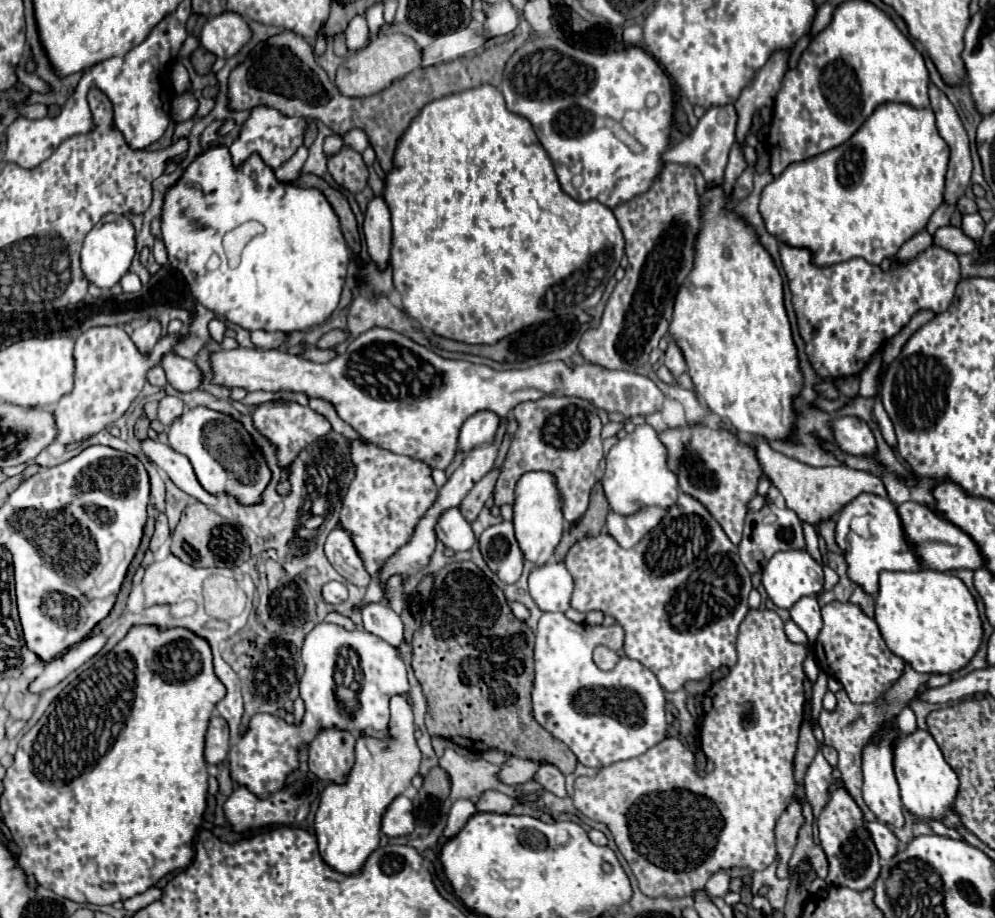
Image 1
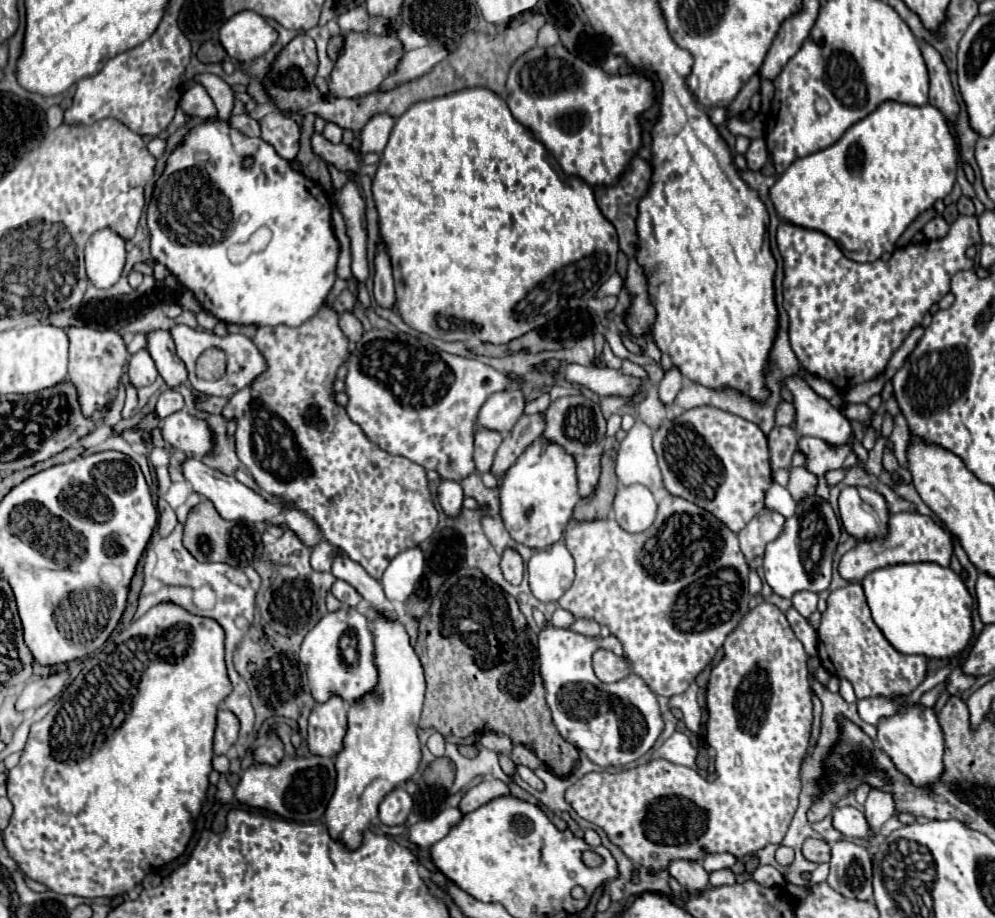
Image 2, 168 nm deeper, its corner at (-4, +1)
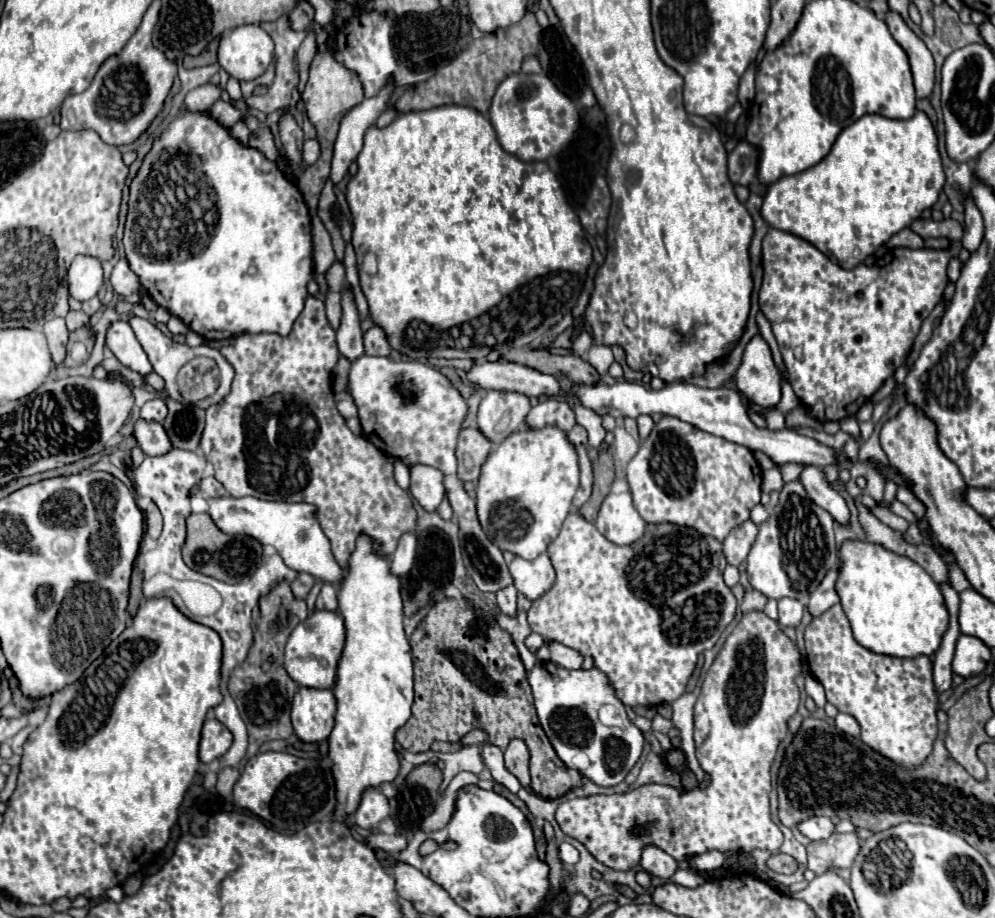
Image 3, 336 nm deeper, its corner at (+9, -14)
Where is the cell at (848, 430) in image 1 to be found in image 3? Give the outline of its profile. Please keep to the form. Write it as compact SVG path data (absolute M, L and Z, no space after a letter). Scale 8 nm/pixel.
M760 334L746 344L734 382L736 388L754 404L780 402L780 374L768 344Z

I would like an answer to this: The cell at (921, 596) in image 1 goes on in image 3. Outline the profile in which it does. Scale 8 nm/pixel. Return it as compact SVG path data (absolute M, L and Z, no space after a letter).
M846 540L838 550L838 580L836 580L836 594L840 596L842 610L850 620L854 638L868 650L898 658L912 658L912 656L932 656L942 642L942 636L948 628L948 610L944 604L944 596L938 584L926 574L922 566L914 560L900 556L882 544L874 544L868 540Z

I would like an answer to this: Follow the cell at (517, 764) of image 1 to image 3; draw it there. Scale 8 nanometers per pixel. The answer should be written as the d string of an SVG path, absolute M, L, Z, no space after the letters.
M512 740L508 748L504 750L504 764L506 768L520 780L524 788L530 786L530 774L528 774L528 748L522 740Z

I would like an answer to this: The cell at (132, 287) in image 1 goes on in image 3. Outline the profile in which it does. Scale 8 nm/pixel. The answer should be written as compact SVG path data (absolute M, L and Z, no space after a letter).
M118 260L118 264L114 266L114 270L110 274L110 284L124 298L128 298L132 292L136 292L140 288L136 274L130 270L126 260Z

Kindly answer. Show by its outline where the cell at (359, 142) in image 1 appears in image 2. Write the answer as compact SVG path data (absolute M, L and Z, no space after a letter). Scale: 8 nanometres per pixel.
M377 115L377 117L371 117L369 123L361 129L359 133L359 141L361 141L361 153L377 153L381 155L385 151L385 145L389 141L389 133L395 125L395 119L389 117L389 115Z

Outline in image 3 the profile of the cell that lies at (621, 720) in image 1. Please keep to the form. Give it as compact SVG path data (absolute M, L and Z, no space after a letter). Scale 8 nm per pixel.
M538 662L527 678L534 692L540 724L558 758L598 786L610 788L620 784L638 762L644 736L628 720L624 704L616 700L608 678L602 672L596 672L596 668L566 670L544 662Z

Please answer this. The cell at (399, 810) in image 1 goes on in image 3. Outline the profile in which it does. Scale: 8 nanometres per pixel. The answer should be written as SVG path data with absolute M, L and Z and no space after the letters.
M366 788L354 812L356 824L362 828L374 828L388 816L390 816L390 806L386 796L378 788Z

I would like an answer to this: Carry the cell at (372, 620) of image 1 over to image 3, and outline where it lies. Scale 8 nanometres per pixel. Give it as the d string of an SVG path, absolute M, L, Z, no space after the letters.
M254 496L244 498L214 498L210 500L210 516L224 534L246 534L260 540L264 546L276 548L284 558L284 564L296 572L308 572L314 578L330 584L340 582L342 568L334 560L330 540L320 528L316 518L316 506L308 502L268 502Z

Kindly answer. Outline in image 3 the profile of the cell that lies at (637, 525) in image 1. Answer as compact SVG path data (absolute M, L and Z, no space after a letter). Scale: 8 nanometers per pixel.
M610 492L596 516L596 528L614 544L626 546L644 534L646 522L636 512L630 492Z

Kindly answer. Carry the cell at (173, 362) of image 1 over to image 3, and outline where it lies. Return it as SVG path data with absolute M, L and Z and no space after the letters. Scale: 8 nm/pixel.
M112 322L106 332L106 344L124 366L136 370L142 376L152 372L152 364L148 364L146 352L140 348L140 344L136 344L136 336L132 336L132 328L128 328L128 322Z

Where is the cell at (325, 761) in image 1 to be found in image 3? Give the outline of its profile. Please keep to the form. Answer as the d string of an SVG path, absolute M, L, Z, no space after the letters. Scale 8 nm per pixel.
M300 686L292 700L292 726L300 740L326 740L334 728L336 698L330 688Z

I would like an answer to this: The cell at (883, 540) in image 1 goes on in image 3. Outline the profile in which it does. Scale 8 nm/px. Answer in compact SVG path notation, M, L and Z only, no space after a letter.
M804 466L804 470L800 472L798 480L802 482L806 494L826 512L832 514L834 520L838 520L840 524L846 524L850 514L848 514L848 506L844 502L844 498L838 494L838 490L832 488L830 480L826 478L824 470L820 466Z

